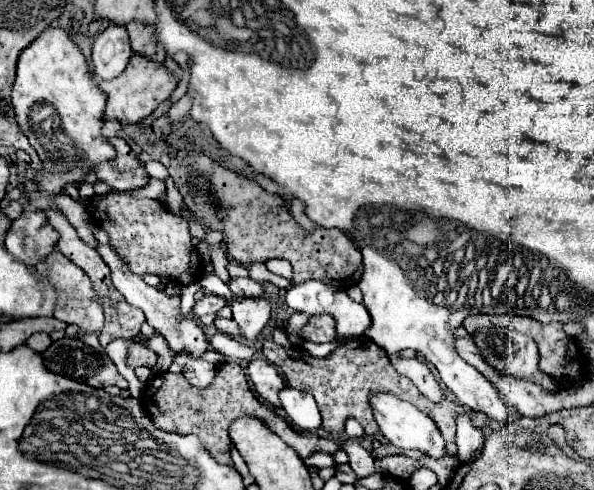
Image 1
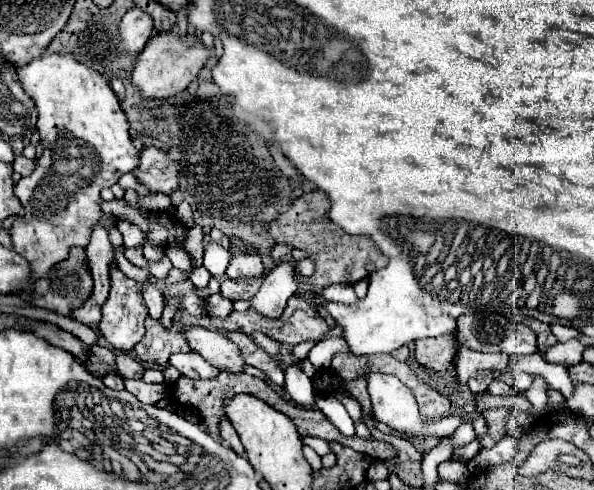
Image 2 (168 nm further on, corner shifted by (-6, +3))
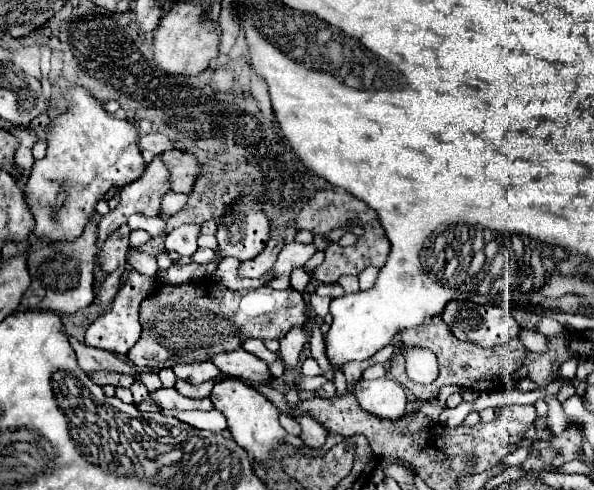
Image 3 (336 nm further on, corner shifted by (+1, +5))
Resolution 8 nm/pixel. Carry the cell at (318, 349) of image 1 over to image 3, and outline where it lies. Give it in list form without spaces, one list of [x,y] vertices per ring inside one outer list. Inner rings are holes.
[[[307,358],[307,360],[303,362],[301,372],[303,372],[305,376],[327,376],[327,378],[333,378],[333,374],[331,374],[331,372],[323,372],[313,358]]]

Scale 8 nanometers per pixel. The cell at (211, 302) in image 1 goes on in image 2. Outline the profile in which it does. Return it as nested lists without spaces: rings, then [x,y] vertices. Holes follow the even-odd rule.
[[[264,276],[258,280],[224,280],[220,284],[220,294],[232,302],[248,300],[248,298],[252,298],[252,292],[256,292],[256,288],[260,288],[260,280],[264,280]]]

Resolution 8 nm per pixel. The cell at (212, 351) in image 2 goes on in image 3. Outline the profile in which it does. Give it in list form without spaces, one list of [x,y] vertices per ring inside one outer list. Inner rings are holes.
[[[233,350],[229,354],[217,354],[217,358],[213,358],[213,364],[225,374],[225,376],[233,376],[233,378],[241,378],[241,380],[249,380],[253,384],[269,384],[271,382],[271,372],[269,366],[249,354],[247,350]]]

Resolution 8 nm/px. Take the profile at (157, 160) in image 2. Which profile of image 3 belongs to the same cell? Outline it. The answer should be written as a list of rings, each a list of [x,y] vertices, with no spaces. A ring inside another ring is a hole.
[[[169,150],[161,156],[165,158],[171,172],[171,190],[191,194],[193,184],[201,174],[201,164],[197,162],[197,158],[181,150]]]

